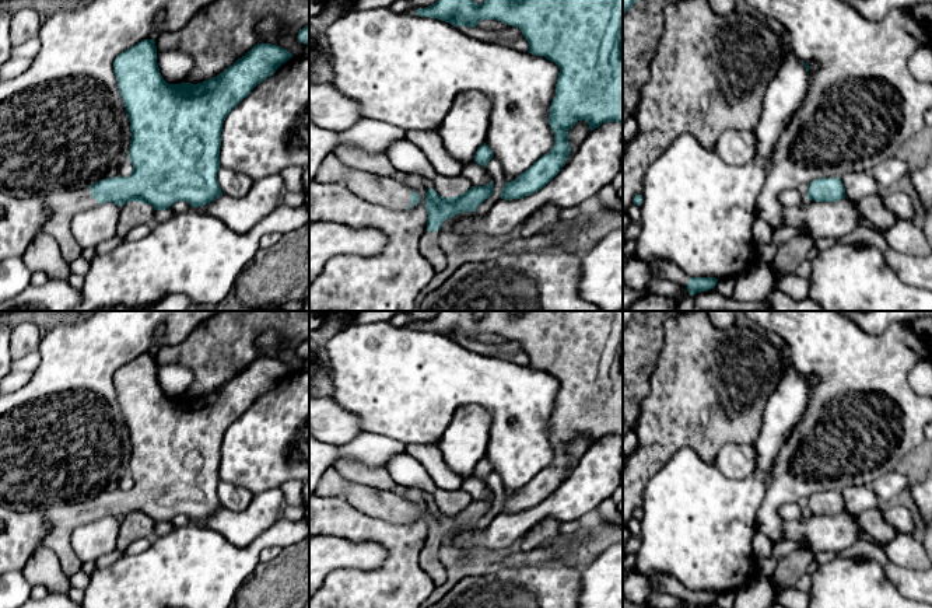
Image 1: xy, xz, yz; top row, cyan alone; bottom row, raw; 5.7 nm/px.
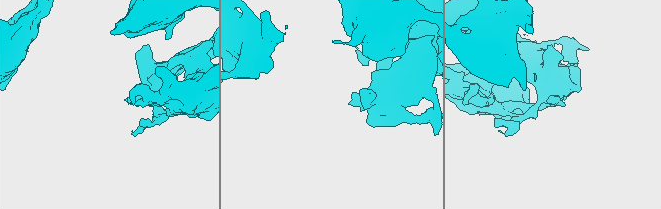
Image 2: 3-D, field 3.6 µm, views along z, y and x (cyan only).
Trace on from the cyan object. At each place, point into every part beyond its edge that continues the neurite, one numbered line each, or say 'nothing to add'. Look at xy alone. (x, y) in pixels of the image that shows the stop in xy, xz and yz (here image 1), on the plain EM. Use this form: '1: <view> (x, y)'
1: xy (63, 517)

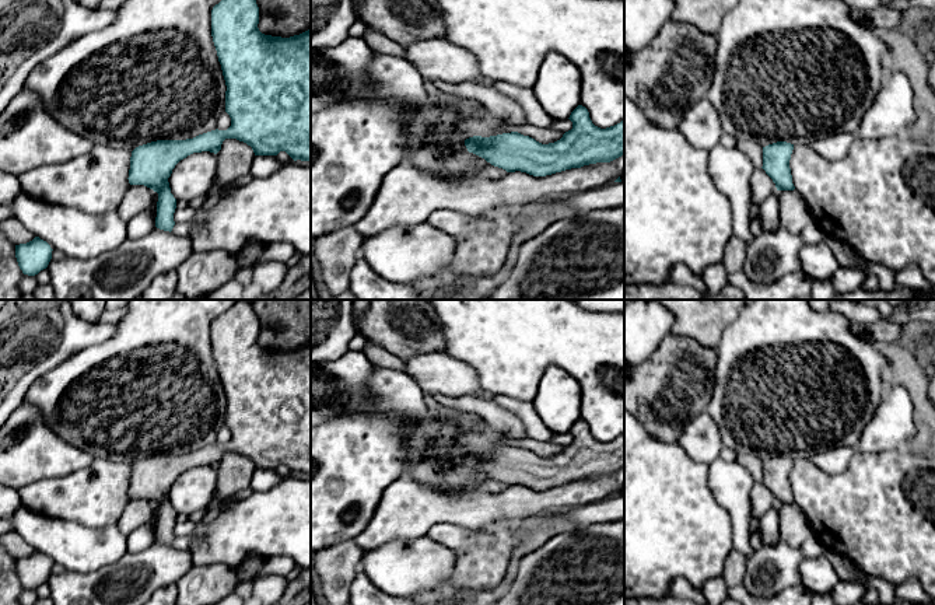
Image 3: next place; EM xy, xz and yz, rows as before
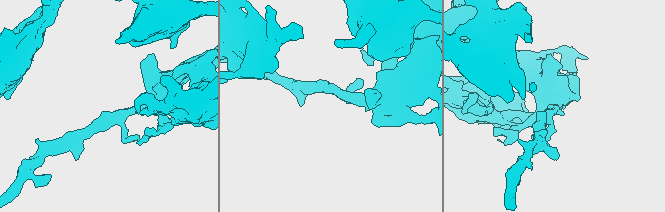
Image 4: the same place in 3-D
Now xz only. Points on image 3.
nothing to add

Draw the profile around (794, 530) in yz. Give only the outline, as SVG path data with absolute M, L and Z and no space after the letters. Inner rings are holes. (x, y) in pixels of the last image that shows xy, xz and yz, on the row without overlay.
M778 504L778 527L781 541L799 549L812 536L809 525L796 504Z

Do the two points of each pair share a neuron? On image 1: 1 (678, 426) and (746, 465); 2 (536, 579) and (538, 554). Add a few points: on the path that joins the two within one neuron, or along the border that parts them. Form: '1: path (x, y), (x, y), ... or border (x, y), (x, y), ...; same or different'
1: border (752, 443), (726, 443), (712, 463); different
2: border (543, 563), (503, 566); different

